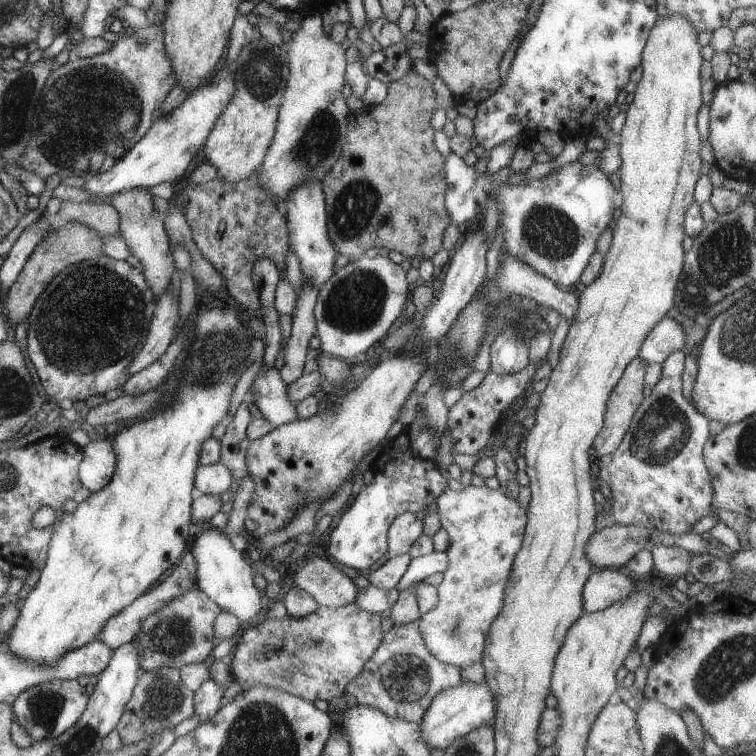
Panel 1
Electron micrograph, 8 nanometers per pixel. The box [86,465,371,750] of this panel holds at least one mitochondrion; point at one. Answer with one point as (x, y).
(164, 696)

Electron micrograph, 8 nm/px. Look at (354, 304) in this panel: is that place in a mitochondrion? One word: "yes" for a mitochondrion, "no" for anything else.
yes

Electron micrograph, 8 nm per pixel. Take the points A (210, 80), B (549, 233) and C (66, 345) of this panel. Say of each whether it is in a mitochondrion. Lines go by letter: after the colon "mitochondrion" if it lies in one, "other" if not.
A: other
B: mitochondrion
C: mitochondrion

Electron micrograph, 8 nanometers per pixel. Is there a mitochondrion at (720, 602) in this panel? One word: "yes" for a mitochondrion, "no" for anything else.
no

